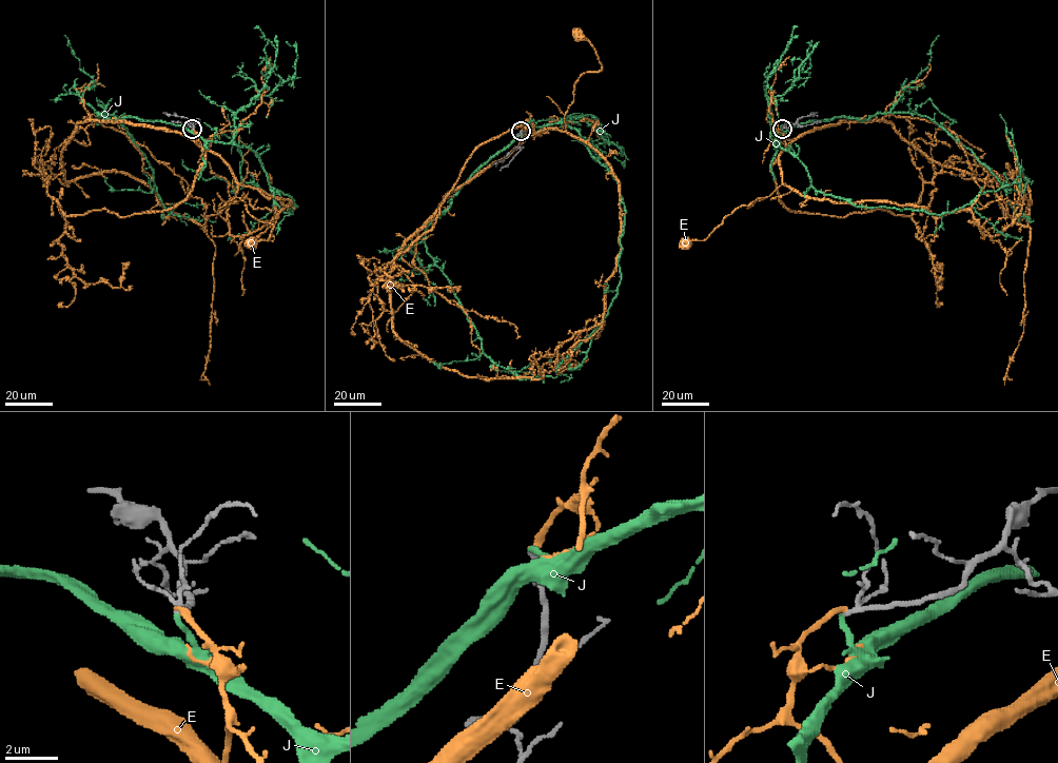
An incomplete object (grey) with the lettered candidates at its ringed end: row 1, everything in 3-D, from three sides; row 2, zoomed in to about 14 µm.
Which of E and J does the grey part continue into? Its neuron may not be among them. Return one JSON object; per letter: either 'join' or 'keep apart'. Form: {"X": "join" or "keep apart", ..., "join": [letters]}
{"E": "keep apart", "J": "join", "join": ["J"]}

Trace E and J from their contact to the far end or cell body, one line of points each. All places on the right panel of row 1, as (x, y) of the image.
E: (782, 129), (778, 138), (786, 144), (779, 156), (781, 184), (741, 206), (705, 239), (684, 243)
J: (782, 129), (774, 144), (801, 162), (815, 190), (863, 207), (942, 214), (1014, 182), (1022, 192), (1021, 159)

